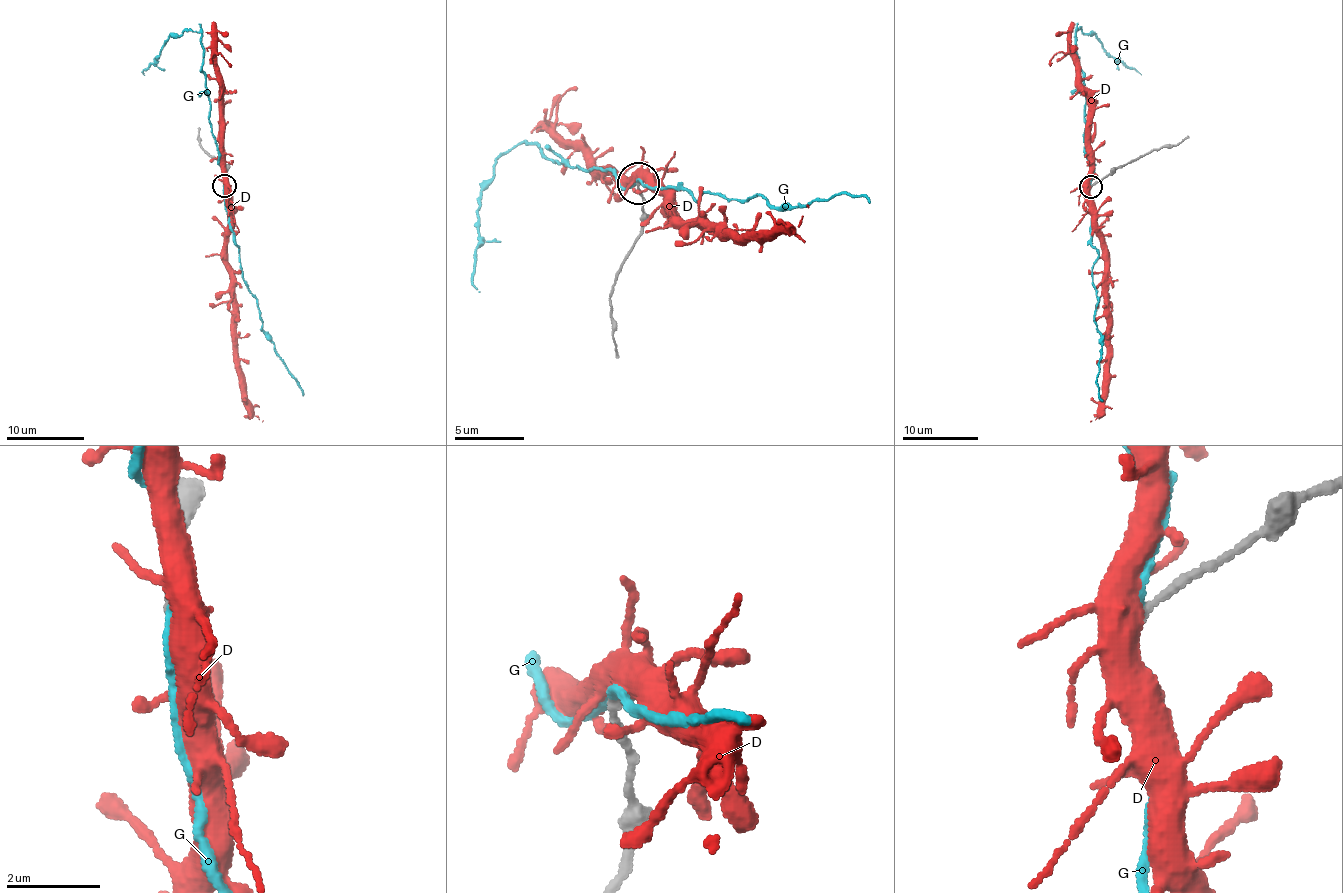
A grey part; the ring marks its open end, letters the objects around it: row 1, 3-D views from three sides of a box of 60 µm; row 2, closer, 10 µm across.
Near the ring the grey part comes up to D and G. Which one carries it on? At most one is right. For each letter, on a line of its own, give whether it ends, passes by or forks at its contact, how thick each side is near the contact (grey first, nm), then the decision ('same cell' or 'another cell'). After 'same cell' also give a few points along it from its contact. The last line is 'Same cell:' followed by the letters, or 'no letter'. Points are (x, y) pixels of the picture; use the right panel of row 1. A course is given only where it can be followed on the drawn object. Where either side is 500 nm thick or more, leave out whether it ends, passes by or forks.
D: it forks; calibres 170 and 460 nm; another cell
G: it passes by; calibres 200 and 190 nm; another cell
Same cell: no letter

